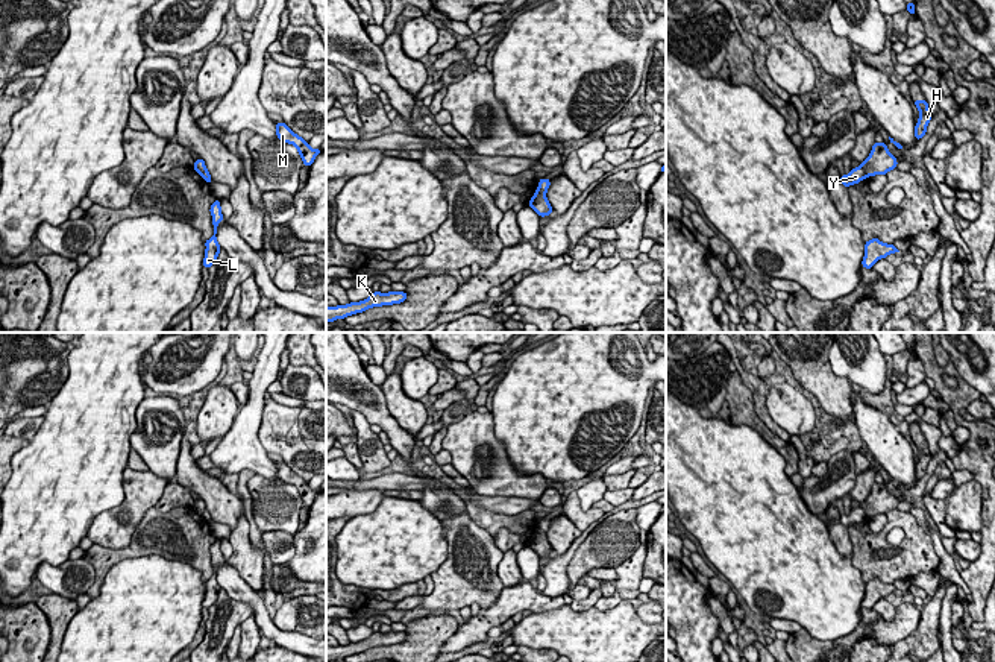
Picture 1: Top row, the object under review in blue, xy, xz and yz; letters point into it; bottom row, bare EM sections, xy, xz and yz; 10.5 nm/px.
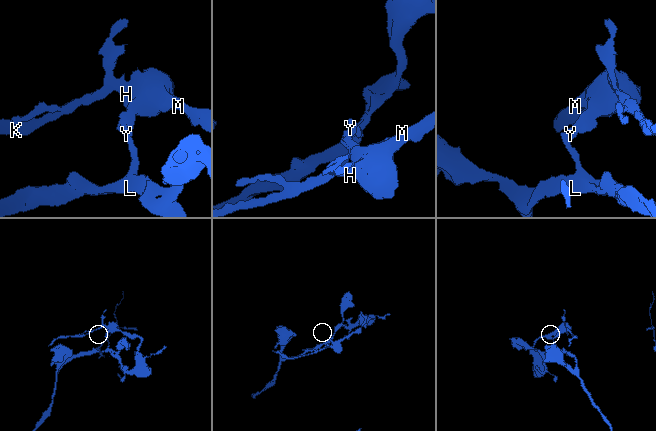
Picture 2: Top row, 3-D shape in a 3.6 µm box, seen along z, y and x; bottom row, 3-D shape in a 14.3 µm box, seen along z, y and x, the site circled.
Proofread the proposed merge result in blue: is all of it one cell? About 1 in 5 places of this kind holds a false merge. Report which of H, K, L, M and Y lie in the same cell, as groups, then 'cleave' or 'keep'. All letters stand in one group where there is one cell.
H K M / L Y; cleave

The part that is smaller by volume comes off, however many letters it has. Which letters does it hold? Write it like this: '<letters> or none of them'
H, K, M

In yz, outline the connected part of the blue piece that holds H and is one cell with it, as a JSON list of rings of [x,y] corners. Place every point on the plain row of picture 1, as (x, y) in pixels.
[[[913,440],[913,442],[919,451],[919,460],[915,466],[915,477],[916,477],[916,480],[921,480],[927,472],[927,466],[931,460],[931,454],[930,454],[927,440]]]

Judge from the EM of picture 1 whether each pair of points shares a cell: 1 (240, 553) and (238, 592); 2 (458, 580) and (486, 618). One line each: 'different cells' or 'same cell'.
1: different cells
2: different cells

